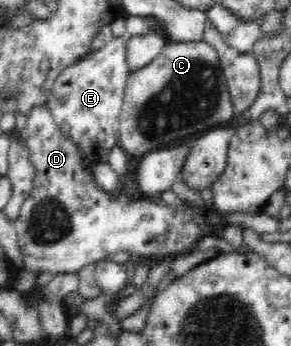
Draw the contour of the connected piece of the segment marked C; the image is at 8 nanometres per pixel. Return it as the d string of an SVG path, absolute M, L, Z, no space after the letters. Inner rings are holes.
M203 39L193 42L168 42L155 59L131 73L128 78L119 117L119 146L131 156L183 145L190 148L199 137L203 137L215 127L229 124L233 117L237 115L233 112L228 82L215 49Z

